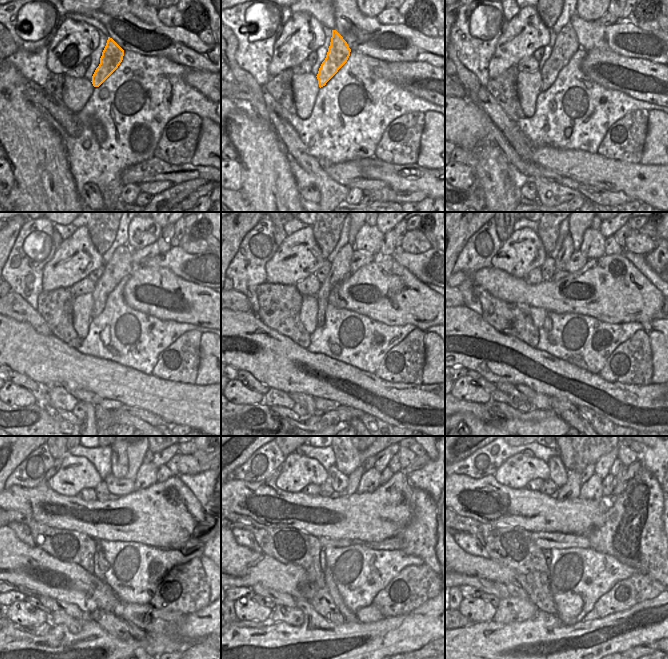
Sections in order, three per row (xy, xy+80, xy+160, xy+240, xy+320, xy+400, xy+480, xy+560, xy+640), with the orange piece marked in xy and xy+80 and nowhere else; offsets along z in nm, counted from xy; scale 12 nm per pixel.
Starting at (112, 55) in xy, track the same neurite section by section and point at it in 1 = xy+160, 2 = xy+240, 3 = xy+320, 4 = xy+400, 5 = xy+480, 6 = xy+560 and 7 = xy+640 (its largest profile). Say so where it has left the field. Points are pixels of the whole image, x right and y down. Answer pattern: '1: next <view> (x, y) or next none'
1: next xy+160 (566, 44)
2: next xy+240 (120, 265)
3: next xy+320 (340, 266)
4: next xy+400 (567, 249)
5: next xy+480 (119, 460)
6: next xy+560 (347, 458)
7: next xy+640 (567, 456)

